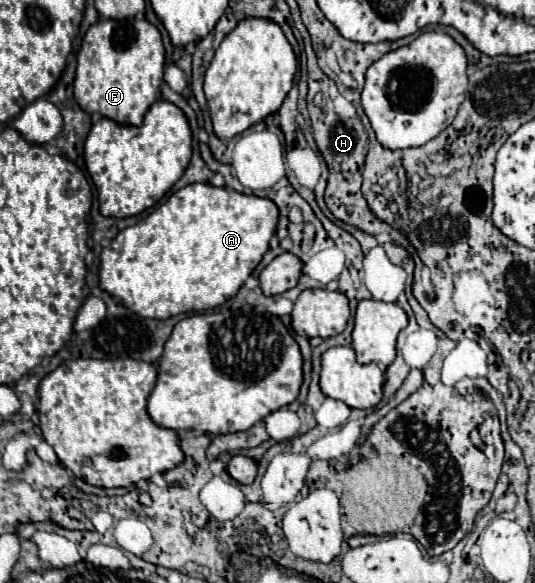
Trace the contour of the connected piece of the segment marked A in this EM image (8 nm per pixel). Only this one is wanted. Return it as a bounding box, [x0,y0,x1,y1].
[100,183,278,319]

